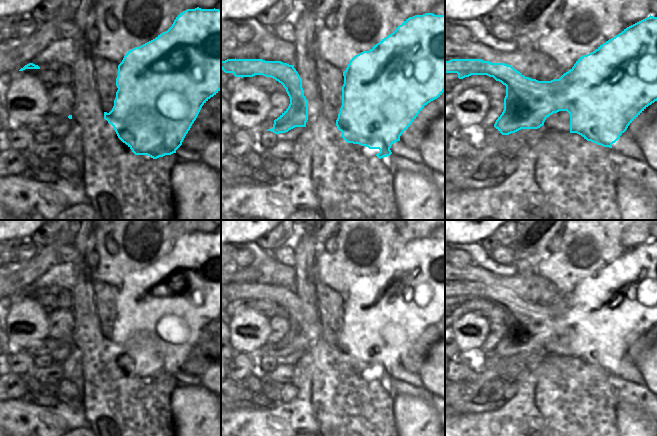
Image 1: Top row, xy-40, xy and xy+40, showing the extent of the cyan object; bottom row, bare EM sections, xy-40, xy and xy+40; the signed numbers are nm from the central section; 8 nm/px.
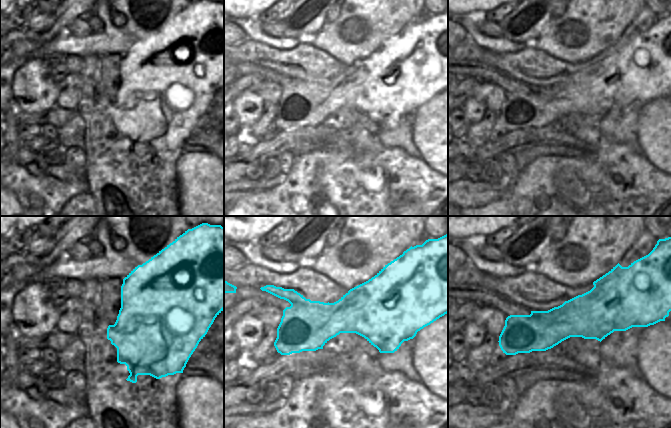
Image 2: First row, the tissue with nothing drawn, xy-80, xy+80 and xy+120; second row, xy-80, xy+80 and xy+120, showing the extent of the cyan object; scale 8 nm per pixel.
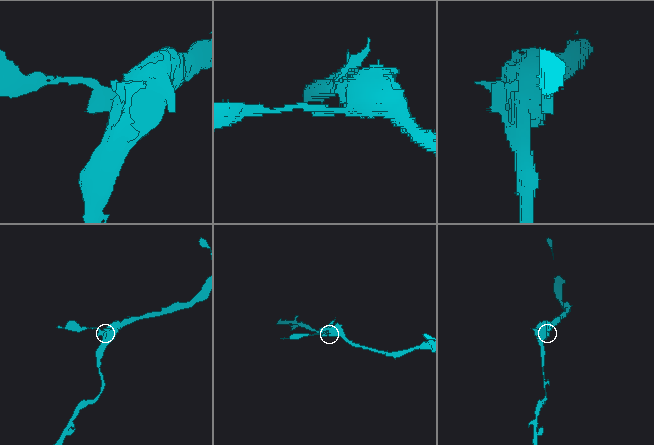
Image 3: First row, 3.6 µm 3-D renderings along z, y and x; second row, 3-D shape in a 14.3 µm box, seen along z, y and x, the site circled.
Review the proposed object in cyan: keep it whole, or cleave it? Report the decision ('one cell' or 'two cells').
two cells

